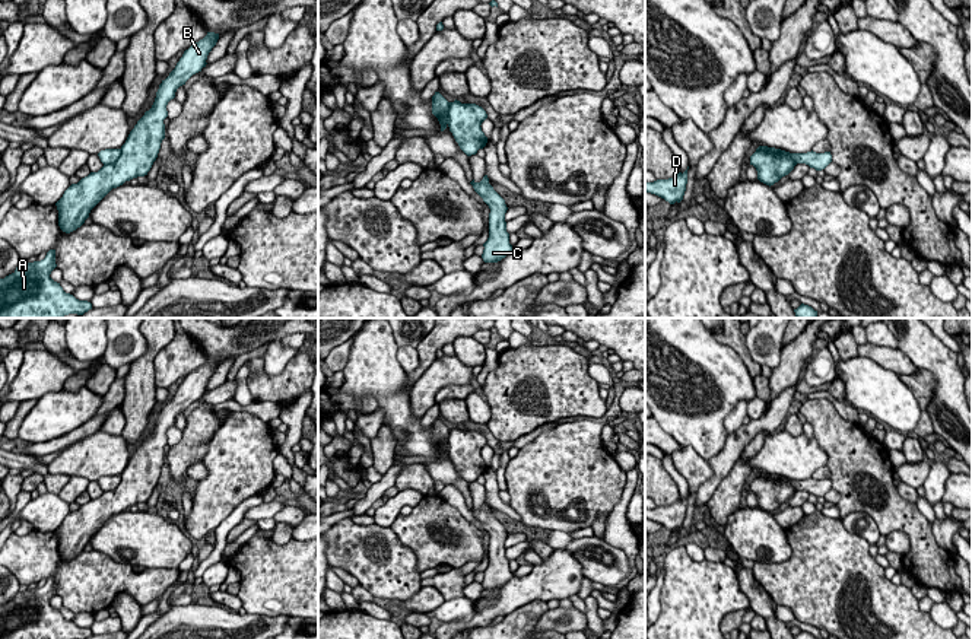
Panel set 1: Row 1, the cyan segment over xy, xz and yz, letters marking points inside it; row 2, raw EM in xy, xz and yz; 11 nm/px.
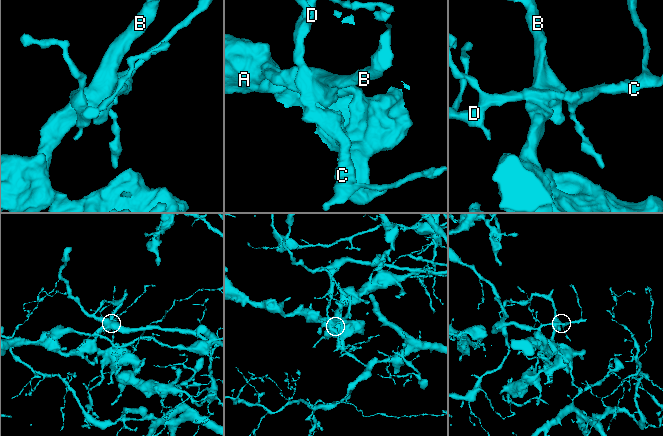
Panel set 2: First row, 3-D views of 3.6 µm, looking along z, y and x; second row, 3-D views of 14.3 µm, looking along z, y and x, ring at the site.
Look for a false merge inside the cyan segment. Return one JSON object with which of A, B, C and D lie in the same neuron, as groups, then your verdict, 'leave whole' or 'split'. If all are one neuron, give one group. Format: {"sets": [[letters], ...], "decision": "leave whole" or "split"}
{"sets": [["A", "B"], ["C", "D"]], "decision": "split"}

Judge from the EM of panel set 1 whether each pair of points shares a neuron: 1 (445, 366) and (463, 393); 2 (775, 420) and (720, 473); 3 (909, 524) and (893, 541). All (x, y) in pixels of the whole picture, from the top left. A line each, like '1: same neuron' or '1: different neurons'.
1: different neurons
2: same neuron
3: different neurons

